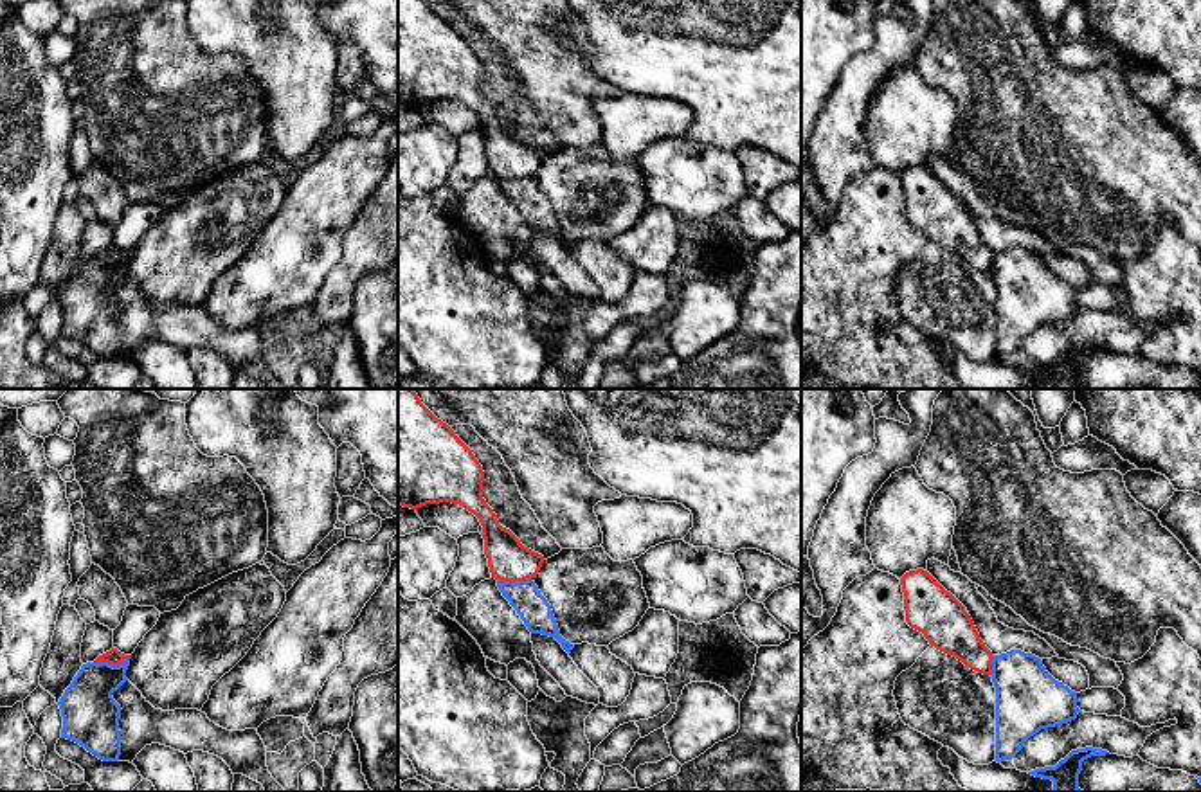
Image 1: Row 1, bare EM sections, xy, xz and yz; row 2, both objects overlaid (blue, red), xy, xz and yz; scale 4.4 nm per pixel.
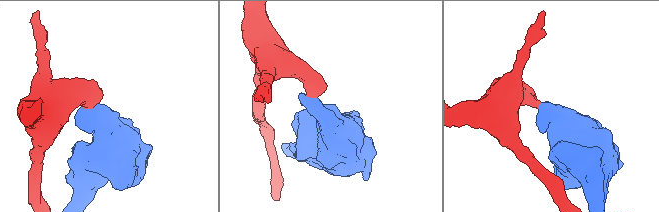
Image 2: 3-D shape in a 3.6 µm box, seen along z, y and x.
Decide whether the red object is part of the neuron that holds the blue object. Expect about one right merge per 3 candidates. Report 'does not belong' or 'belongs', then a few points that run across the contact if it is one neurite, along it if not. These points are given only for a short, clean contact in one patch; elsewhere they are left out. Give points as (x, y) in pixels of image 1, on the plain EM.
does not belong; line xy (128, 254), (117, 261), (94, 258)

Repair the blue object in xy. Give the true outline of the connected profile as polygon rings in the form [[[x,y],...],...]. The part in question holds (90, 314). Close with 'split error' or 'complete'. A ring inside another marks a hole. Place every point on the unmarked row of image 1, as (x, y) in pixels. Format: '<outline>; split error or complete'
[[[130,256],[119,263],[86,259],[65,286],[58,302],[63,313],[61,335],[72,337],[103,358],[121,353],[121,302],[112,290],[128,275]]]; complete

